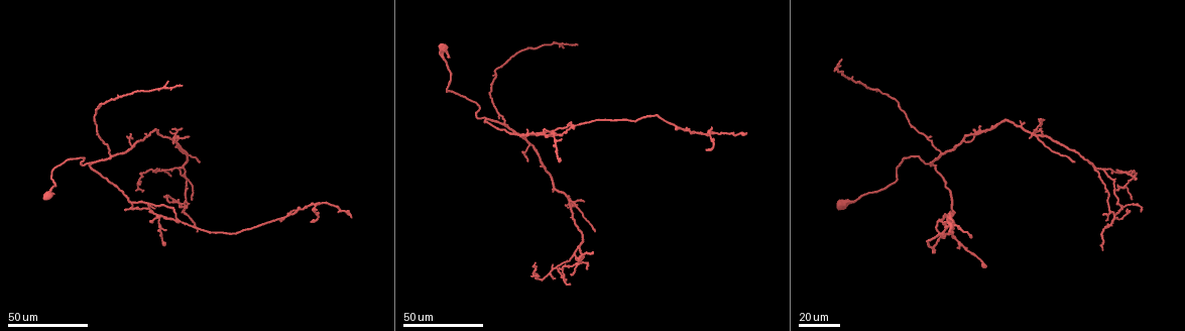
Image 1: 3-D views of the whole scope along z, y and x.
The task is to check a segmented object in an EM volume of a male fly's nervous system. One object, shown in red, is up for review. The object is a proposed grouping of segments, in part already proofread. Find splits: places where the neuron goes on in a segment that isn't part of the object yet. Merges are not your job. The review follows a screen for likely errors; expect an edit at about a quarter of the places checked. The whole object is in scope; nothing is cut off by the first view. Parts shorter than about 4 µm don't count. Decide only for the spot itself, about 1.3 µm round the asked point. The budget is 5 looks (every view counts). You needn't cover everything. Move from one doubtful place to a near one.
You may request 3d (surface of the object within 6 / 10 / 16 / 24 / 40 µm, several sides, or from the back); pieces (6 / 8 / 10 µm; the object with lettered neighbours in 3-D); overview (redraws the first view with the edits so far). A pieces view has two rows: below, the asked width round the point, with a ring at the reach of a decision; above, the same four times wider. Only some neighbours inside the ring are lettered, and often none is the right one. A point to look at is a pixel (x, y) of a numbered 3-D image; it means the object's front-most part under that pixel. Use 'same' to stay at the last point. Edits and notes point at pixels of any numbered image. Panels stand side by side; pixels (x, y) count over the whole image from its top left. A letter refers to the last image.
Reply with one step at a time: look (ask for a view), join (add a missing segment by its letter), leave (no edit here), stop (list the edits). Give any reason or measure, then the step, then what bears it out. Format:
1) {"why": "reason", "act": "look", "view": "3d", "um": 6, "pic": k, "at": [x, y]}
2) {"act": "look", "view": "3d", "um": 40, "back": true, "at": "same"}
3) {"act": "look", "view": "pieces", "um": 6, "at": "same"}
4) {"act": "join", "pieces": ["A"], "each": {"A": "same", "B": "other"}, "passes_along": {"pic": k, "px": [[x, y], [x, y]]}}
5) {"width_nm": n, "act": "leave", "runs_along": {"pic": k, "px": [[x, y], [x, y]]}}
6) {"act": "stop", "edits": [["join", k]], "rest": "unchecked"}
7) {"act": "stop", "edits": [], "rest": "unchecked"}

{"why": "branch stops here", "act": "look", "view": "3d", "um": 24, "pic": 1, "at": [594, 232]}

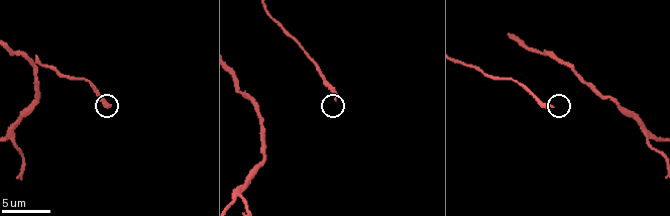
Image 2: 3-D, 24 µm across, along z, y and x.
{"why": "what lies round it", "act": "look", "view": "pieces", "um": 6, "pic": 2, "at": [552, 105]}

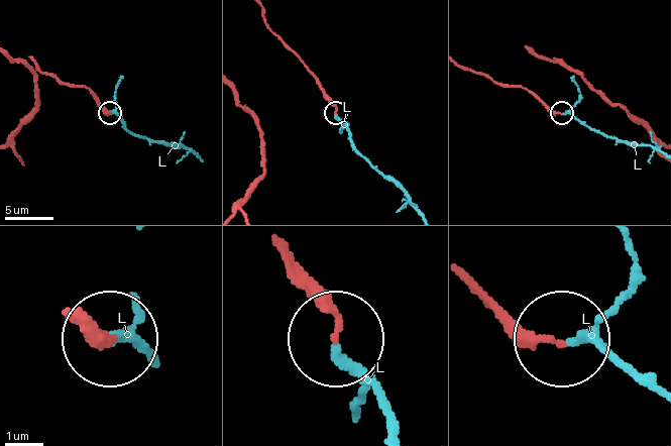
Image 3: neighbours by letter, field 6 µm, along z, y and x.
{"width_nm": 160, "act": "join", "pieces": ["L"], "each": {"L": "same"}, "passes_along": {"pic": 3, "px": [[290, 265], [332, 313], [341, 352], [389, 429]]}, "found": "the neuron continues"}

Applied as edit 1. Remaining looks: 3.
{"act": "look", "view": "overview"}

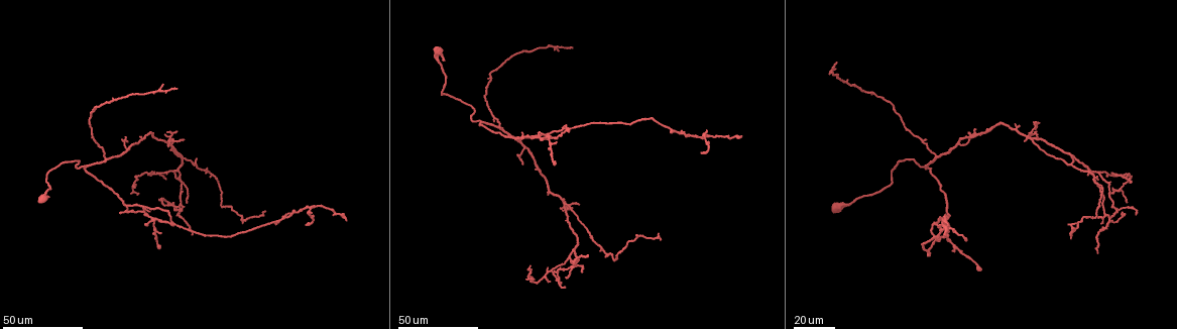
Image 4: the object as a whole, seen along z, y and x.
{"why": "free end", "act": "look", "view": "3d", "um": 24, "pic": 4, "at": [177, 133]}

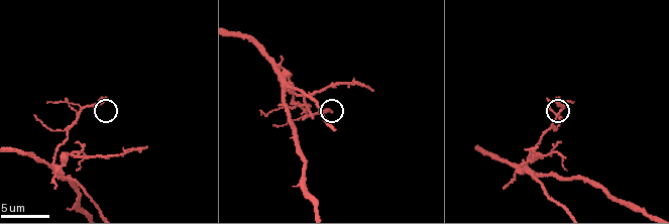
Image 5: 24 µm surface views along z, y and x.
{"act": "look", "view": "pieces", "um": 8, "pic": 5, "at": [104, 96]}

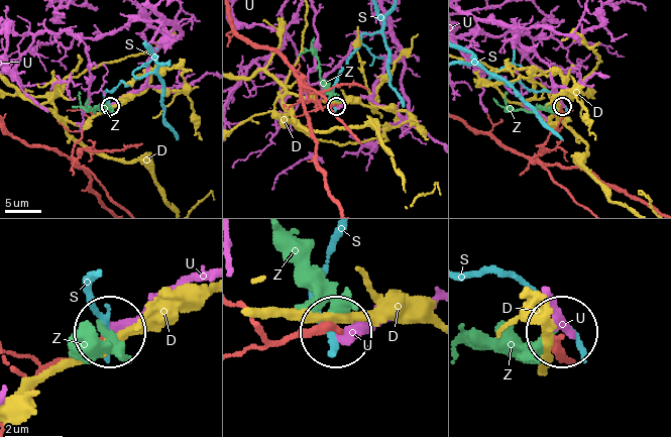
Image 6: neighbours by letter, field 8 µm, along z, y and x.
{"act": "leave", "each": {"D": "other", "S": "other", "U": "other", "Z": "other"}, "runs_along": {"pic": 6, "px": [[260, 328], [282, 337], [337, 328]]}, "found": "none of them fits"}

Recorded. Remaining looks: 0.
{"act": "stop", "edits": [["join", 3]], "rest": "unchecked"}

